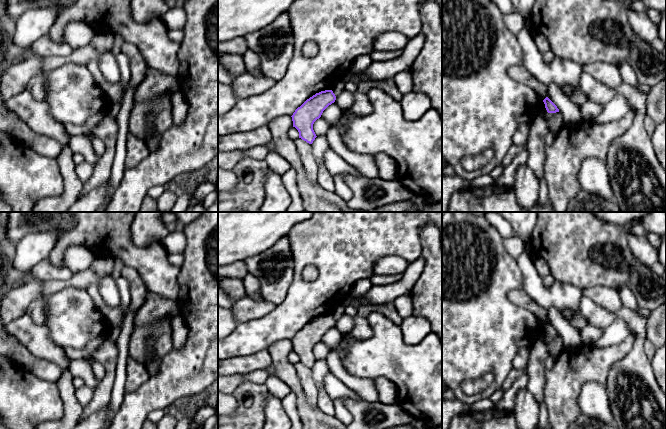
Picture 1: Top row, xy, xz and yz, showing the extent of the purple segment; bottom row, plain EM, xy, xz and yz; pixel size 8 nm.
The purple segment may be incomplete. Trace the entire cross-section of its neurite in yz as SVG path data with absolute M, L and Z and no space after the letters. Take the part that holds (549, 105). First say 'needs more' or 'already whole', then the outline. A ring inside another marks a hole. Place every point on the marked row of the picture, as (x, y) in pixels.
already whole | M546 97L543 100L543 102L545 104L545 108L546 108L546 110L547 110L548 113L559 112L559 109L557 108L557 106L548 97Z

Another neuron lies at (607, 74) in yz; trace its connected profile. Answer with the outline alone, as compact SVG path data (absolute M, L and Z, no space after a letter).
M594 62L583 65L585 73L590 74L596 81L609 88L618 88L622 83L622 77L618 66L605 62Z

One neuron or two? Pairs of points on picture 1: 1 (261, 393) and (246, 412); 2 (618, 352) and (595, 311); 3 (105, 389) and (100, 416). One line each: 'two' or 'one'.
1: one
2: two
3: two

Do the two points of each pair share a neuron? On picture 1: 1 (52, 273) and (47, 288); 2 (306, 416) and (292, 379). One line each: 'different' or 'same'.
1: different
2: same

